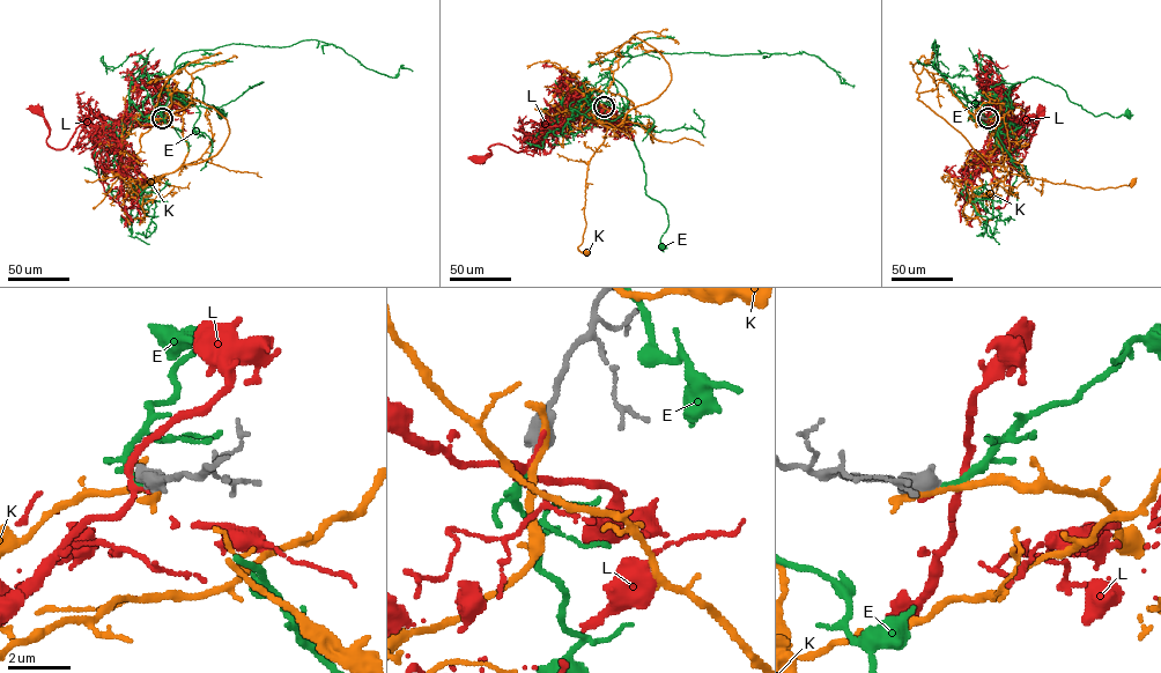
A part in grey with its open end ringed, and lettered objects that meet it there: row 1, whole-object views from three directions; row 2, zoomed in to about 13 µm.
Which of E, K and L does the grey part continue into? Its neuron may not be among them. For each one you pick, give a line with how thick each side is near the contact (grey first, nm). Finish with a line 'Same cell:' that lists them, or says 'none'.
E: Thickness 600 nm (grey) against 220 nm
Same cell: E

